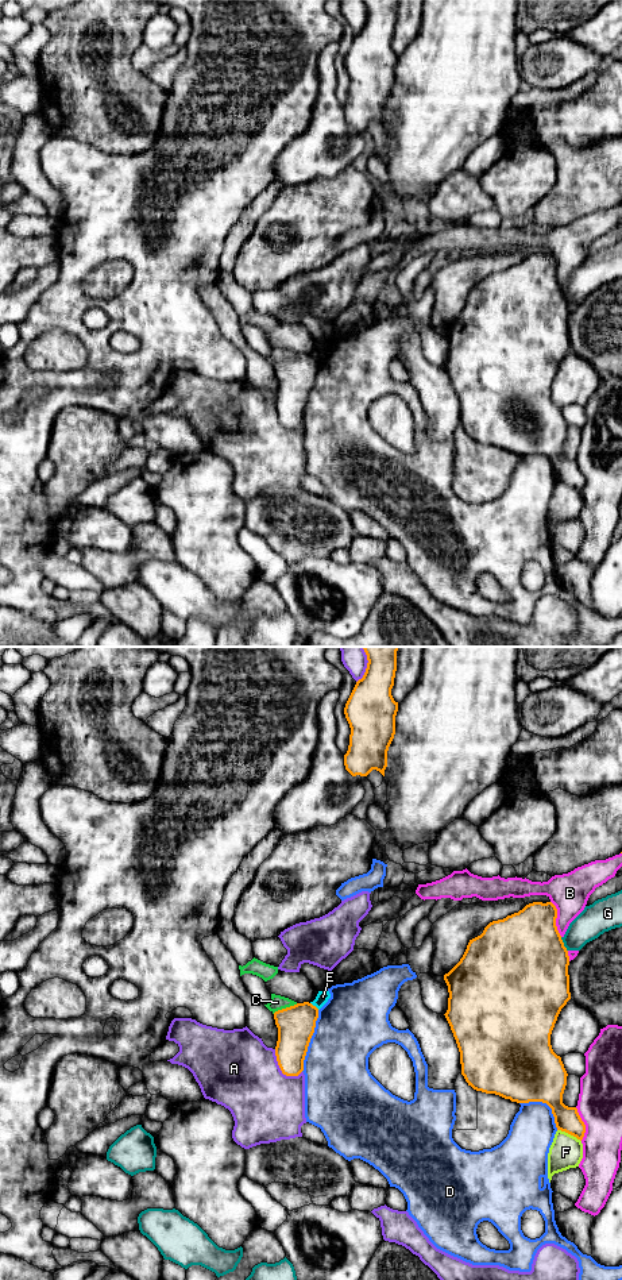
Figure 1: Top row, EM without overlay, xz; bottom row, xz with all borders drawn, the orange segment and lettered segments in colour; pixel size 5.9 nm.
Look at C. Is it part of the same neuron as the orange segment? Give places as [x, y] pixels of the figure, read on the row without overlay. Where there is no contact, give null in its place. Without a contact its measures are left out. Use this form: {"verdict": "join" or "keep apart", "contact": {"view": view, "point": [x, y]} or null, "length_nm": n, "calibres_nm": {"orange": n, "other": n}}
{"verdict": "keep apart", "contact": {"view": "xz", "point": [286, 359]}, "length_nm": 160, "calibres_nm": {"orange": 220, "other": 90}}

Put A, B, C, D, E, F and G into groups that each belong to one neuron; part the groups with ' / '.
A / B / C E / D / F / G

